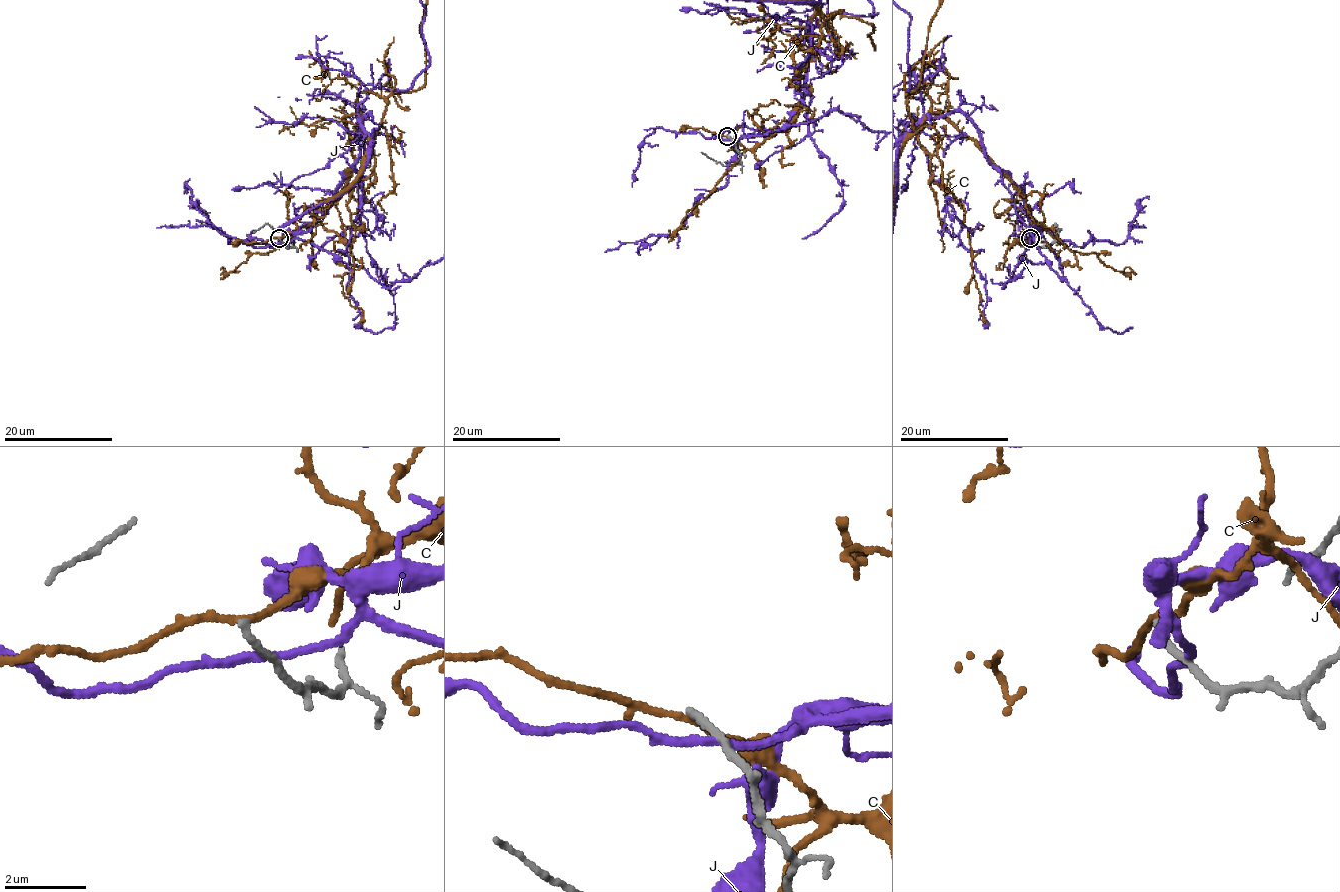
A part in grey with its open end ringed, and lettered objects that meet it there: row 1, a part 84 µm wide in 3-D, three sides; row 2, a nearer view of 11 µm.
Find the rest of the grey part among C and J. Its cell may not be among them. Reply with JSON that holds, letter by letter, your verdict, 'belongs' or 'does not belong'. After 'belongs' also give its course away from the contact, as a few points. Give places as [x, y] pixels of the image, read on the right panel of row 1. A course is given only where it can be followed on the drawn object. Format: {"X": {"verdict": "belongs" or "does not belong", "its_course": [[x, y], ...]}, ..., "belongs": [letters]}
{"C": {"verdict": "does not belong"}, "J": {"verdict": "does not belong"}, "belongs": []}

